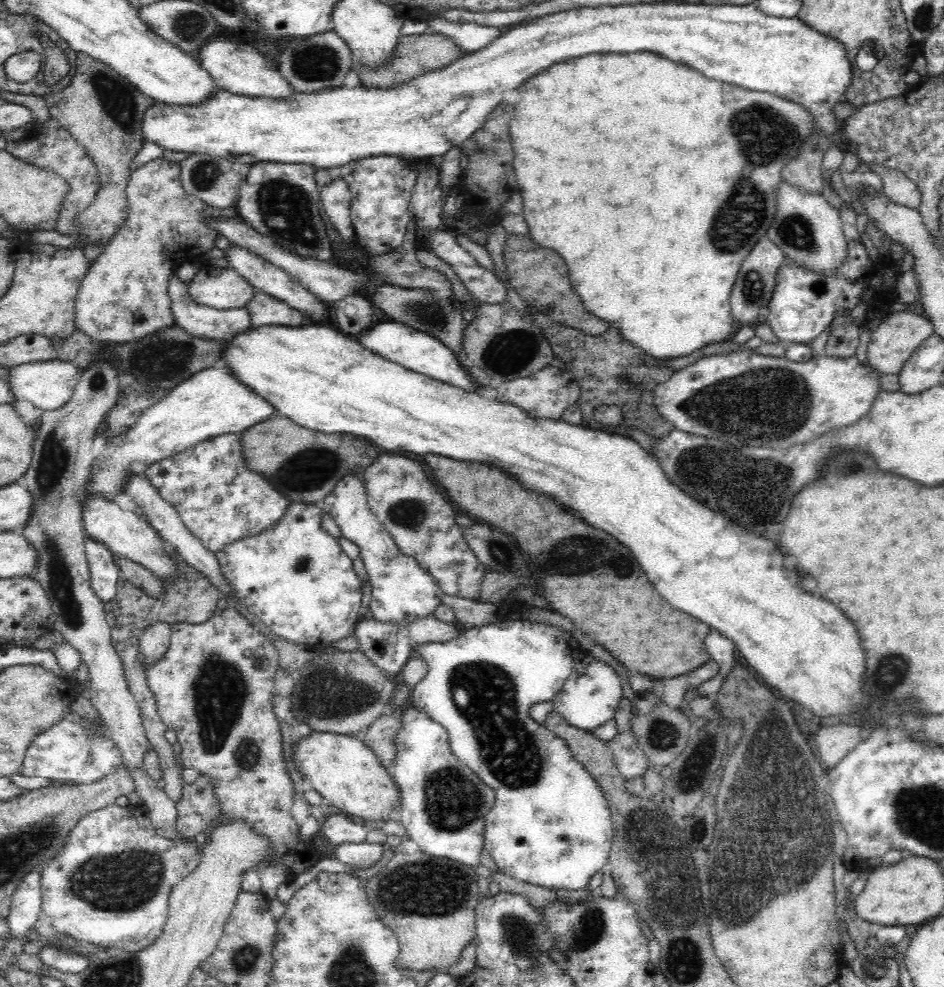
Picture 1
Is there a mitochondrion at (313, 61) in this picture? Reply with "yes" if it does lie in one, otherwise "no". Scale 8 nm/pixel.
yes

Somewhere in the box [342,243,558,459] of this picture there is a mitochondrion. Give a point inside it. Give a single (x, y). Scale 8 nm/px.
(506, 352)

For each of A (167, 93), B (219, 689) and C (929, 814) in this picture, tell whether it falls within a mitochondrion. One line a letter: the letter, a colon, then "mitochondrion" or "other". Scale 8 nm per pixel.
A: other
B: mitochondrion
C: mitochondrion

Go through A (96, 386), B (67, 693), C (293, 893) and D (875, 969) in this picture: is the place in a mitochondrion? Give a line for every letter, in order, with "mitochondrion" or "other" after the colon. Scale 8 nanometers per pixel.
A: mitochondrion
B: other
C: other
D: mitochondrion

